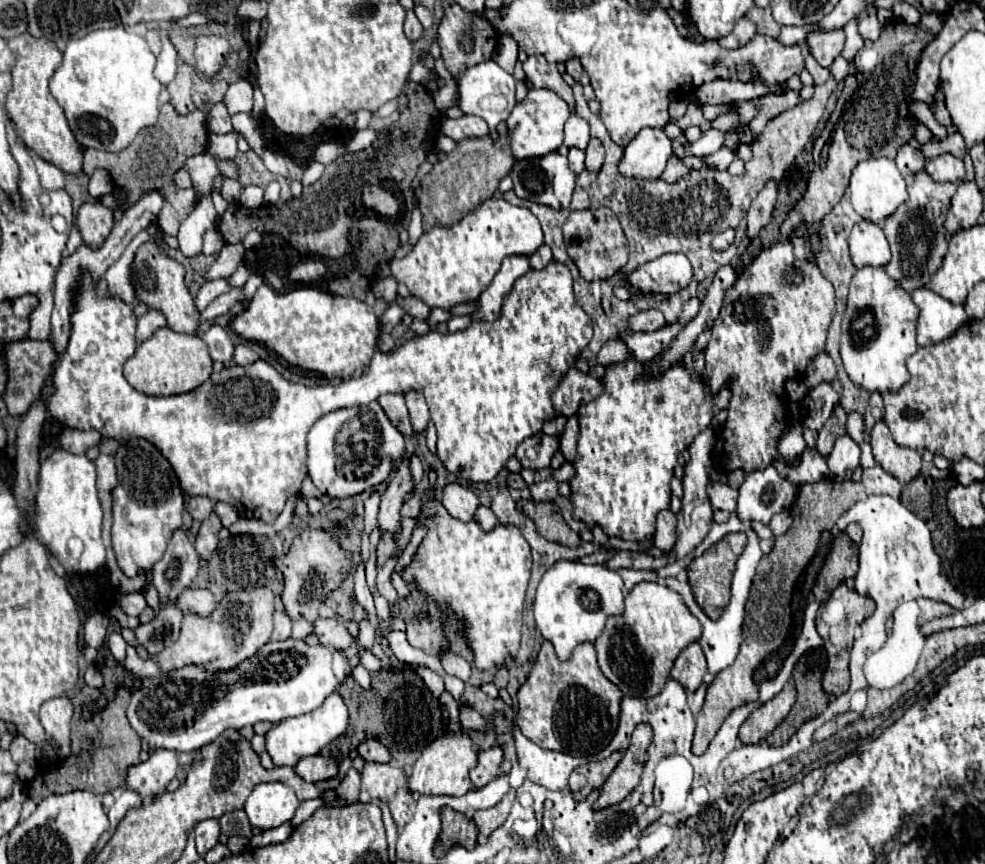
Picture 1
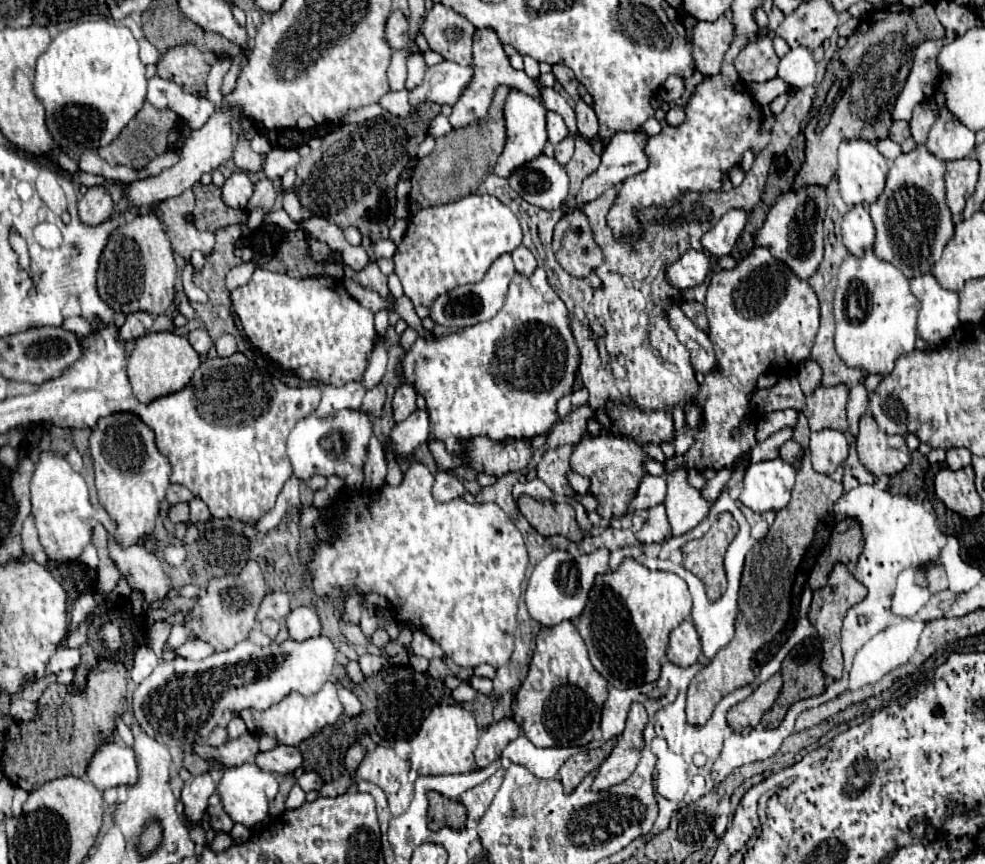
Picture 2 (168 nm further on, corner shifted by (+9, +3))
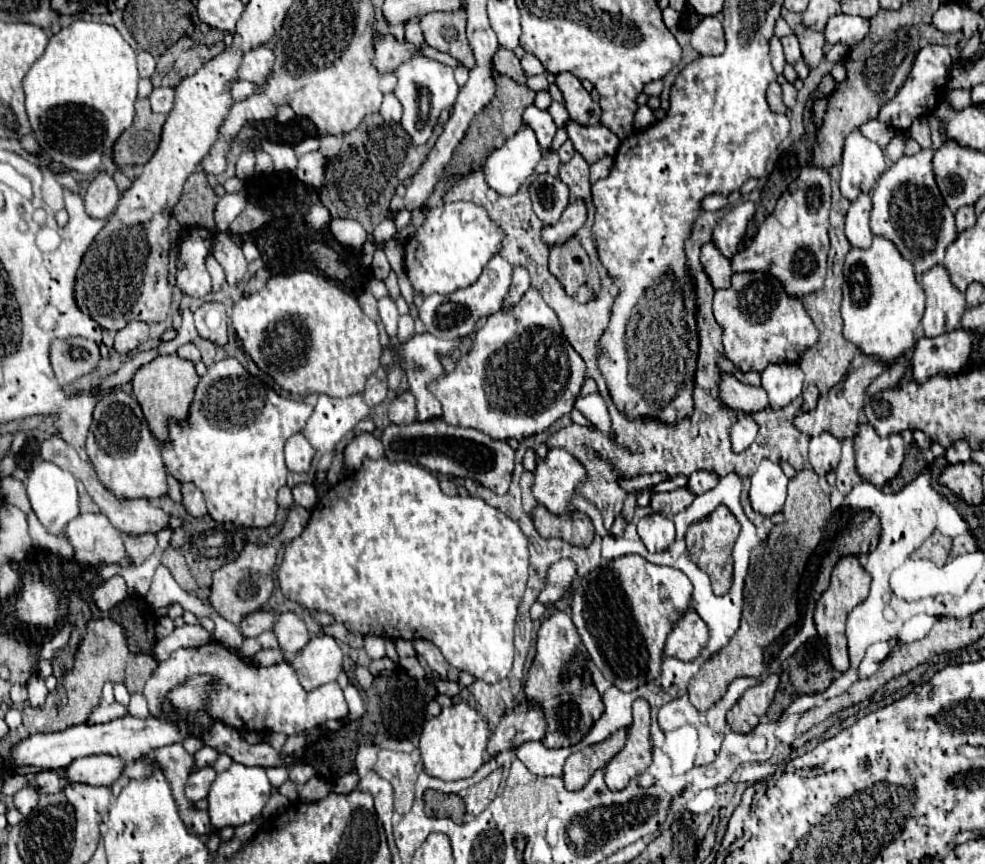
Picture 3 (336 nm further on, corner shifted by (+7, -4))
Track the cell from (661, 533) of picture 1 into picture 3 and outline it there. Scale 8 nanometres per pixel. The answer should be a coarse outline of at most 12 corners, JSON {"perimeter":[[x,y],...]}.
{"perimeter":[[661,514],[641,518],[637,530],[649,552],[675,542],[675,526]]}

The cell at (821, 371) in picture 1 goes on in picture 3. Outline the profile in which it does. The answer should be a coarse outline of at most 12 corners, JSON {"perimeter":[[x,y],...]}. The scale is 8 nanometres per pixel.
{"perimeter":[[807,386],[803,392],[803,410],[817,406],[819,390]]}

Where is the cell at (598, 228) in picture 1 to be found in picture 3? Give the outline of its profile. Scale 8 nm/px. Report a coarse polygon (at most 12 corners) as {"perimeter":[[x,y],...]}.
{"perimeter":[[577,238],[549,252],[549,272],[569,296],[587,282],[589,258]]}

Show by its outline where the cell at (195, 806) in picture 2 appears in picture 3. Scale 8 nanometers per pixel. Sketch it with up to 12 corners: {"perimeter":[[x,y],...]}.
{"perimeter":[[201,768],[185,782],[185,796],[205,798],[217,772]]}

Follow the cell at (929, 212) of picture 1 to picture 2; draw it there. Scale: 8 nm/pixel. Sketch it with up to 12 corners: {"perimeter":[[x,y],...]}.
{"perimeter":[[899,155],[869,209],[875,255],[907,279],[953,235],[945,163]]}

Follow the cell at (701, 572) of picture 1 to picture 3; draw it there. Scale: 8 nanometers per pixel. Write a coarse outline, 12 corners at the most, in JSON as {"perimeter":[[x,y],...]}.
{"perimeter":[[727,506],[693,522],[685,534],[693,560],[715,594],[733,580],[731,550],[739,522]]}

